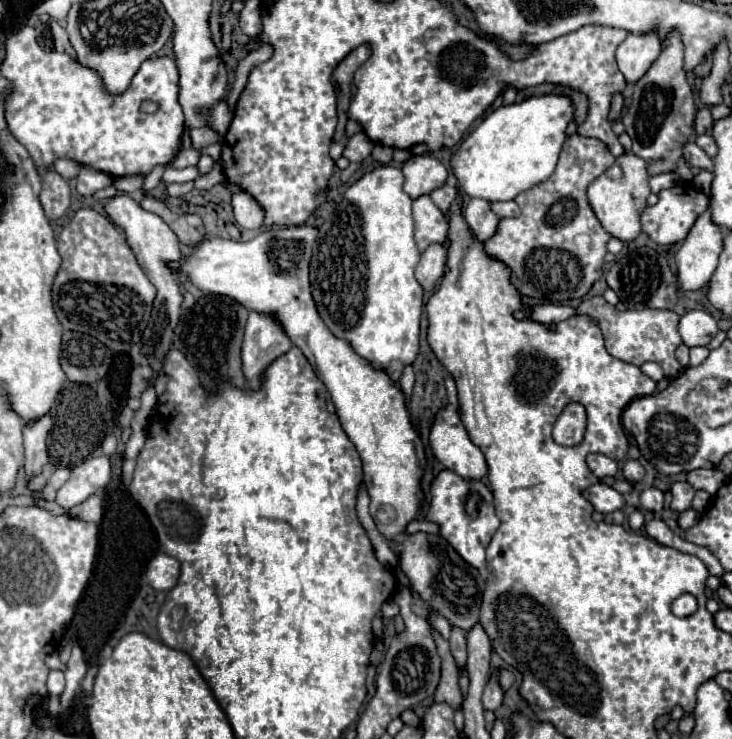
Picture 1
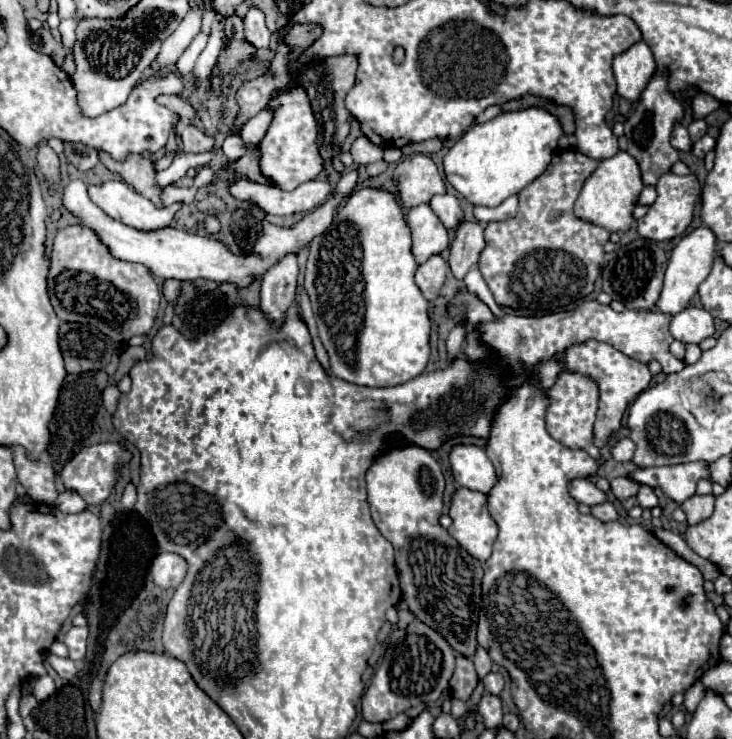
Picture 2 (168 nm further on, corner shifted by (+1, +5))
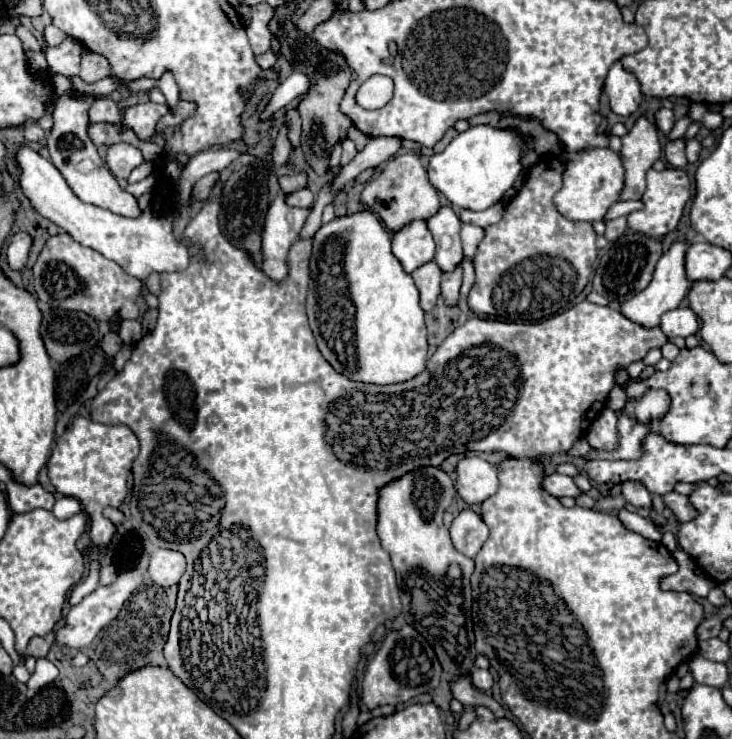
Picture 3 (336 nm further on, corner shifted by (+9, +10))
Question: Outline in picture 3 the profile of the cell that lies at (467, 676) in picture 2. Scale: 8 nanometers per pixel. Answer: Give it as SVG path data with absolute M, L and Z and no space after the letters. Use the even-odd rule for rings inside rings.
M459 678L457 682L451 684L451 690L453 690L453 696L455 696L459 702L463 702L465 706L473 706L473 708L485 706L485 708L489 708L489 710L494 713L496 718L505 716L505 710L501 704L489 696L489 694L477 692L477 688L471 686L469 678Z

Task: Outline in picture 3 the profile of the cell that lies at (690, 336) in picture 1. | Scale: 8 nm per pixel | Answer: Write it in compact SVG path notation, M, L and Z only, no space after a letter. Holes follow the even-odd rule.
M675 308L675 310L669 310L661 316L659 328L669 338L673 338L673 336L687 338L699 330L699 322L697 322L697 316L691 308Z

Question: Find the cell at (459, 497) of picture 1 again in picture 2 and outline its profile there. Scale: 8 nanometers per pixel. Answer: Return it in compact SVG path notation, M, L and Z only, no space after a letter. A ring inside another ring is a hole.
M465 487L451 495L449 517L453 525L449 535L475 559L485 561L491 555L491 545L497 537L497 523L487 511L487 495Z

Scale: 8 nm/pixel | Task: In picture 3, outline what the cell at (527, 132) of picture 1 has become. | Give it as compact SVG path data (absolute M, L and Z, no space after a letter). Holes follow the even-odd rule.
M473 126L465 132L461 132L441 154L433 154L429 160L429 182L431 186L441 192L455 208L469 208L469 210L485 210L493 204L497 204L503 194L513 186L517 176L521 174L521 152L523 152L523 136L515 130L499 130L493 126Z

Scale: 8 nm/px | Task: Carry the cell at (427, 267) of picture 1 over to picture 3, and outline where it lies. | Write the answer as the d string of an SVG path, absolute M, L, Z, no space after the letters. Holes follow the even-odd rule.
M429 262L421 268L417 268L411 276L415 280L415 286L421 294L421 308L425 312L433 310L437 298L439 298L439 284L441 284L441 270L437 268L435 262Z

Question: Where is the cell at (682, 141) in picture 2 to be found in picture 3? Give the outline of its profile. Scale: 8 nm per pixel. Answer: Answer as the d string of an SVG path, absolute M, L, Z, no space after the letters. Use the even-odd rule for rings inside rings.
M659 108L659 110L655 112L655 124L657 124L657 128L659 128L663 134L669 134L671 128L673 128L673 124L675 124L673 110L669 110L669 108Z

